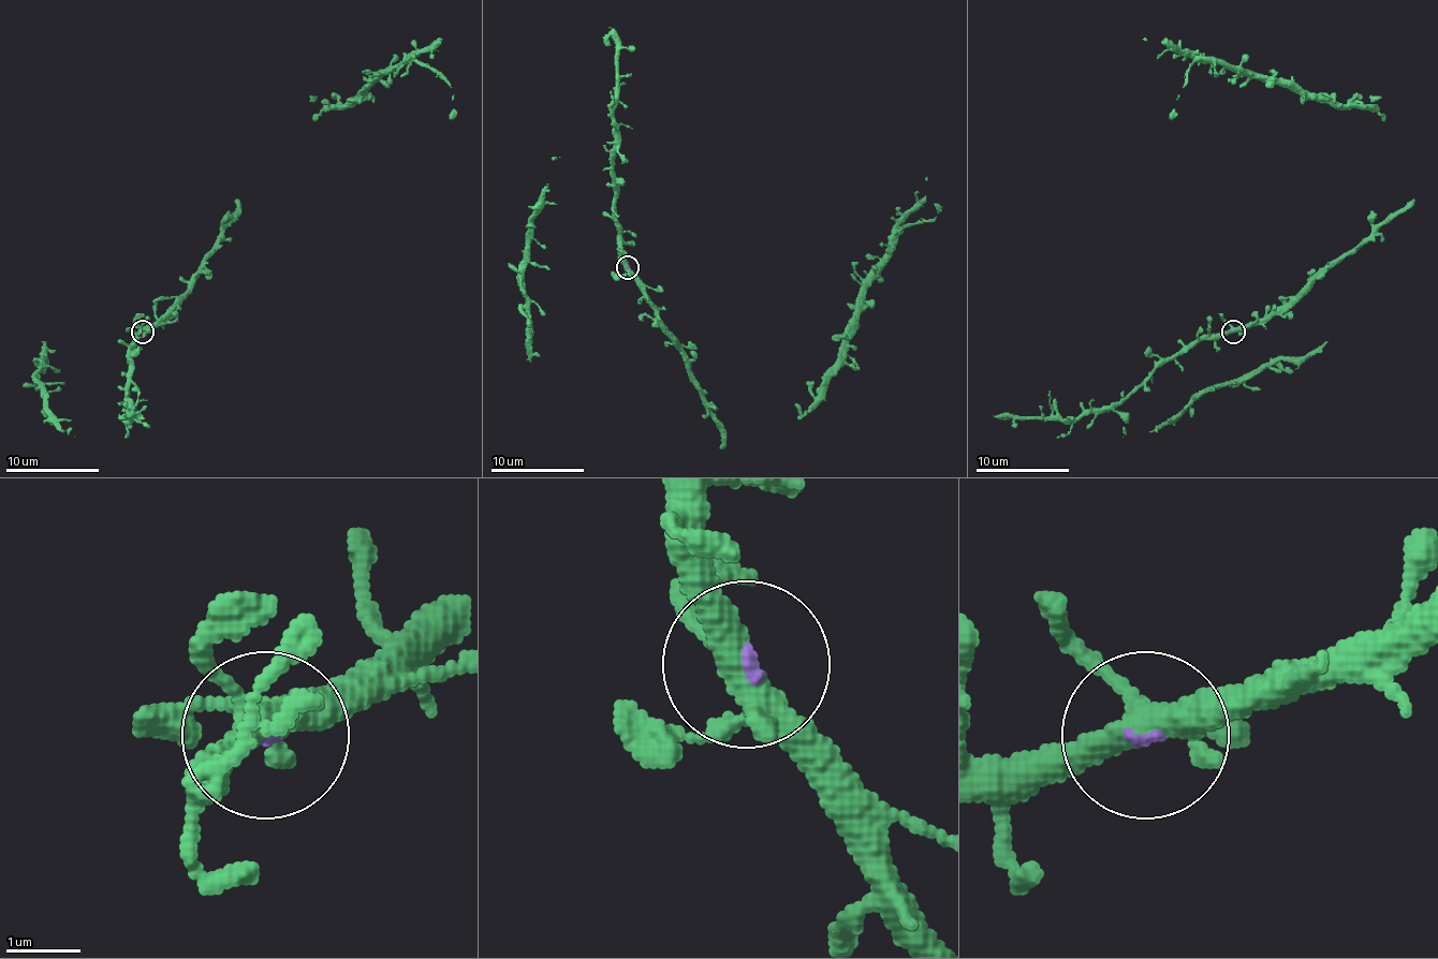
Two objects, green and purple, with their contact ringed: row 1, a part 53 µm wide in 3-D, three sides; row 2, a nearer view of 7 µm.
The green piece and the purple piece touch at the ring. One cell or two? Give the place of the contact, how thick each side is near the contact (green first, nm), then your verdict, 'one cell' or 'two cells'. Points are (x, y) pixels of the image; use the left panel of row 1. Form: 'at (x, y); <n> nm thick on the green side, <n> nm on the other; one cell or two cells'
at (143, 332); 360 nm thick on the green side, 80 nm on the other; one cell

